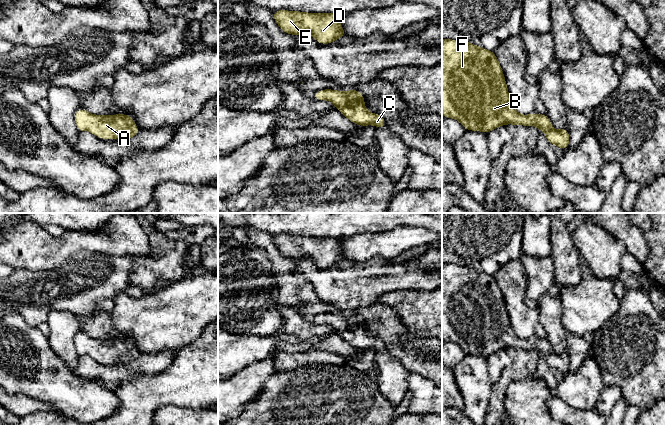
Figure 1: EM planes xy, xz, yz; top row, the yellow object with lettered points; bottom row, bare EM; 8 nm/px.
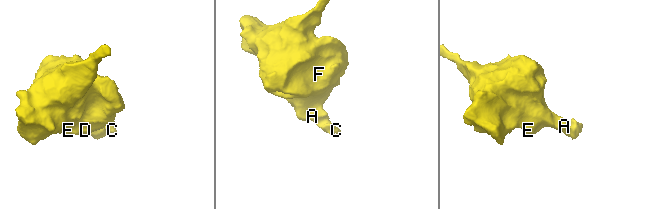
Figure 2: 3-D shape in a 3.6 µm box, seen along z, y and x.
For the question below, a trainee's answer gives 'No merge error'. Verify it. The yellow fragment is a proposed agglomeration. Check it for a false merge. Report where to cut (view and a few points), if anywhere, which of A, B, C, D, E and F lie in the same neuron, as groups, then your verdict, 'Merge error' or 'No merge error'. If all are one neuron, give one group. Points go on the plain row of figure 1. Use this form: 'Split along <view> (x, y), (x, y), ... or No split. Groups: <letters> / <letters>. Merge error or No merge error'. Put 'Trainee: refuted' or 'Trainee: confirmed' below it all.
No split. Groups: A B C D E F. No merge error
Trainee: confirmed

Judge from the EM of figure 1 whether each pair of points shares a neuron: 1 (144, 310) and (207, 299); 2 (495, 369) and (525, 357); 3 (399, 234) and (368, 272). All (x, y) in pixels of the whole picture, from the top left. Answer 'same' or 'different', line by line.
1: same
2: same
3: different

